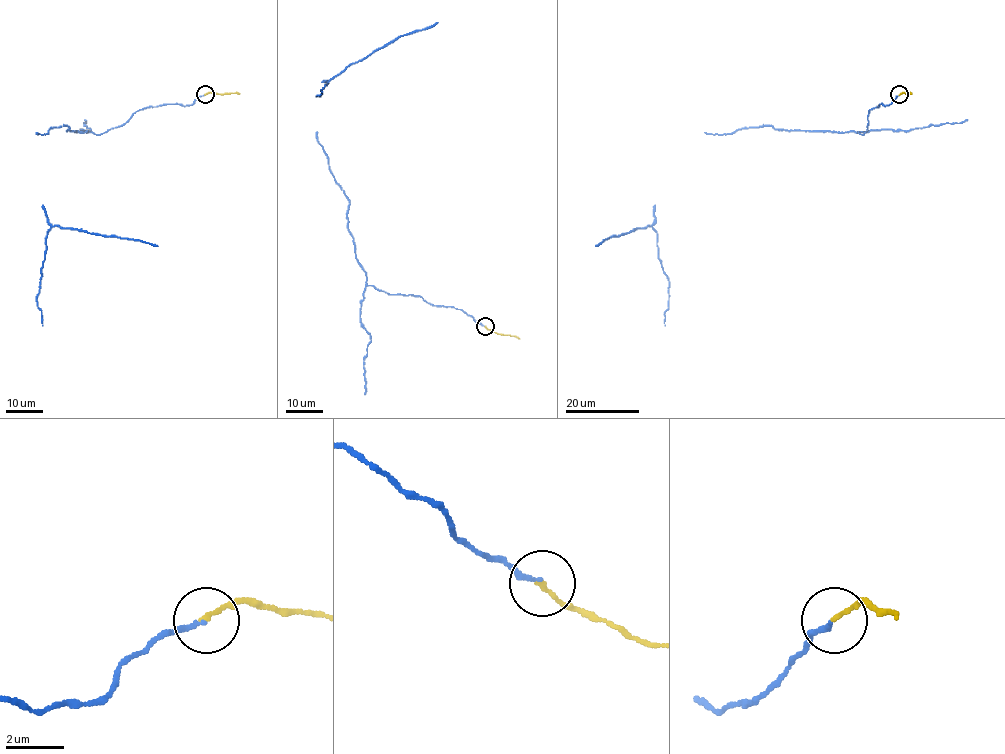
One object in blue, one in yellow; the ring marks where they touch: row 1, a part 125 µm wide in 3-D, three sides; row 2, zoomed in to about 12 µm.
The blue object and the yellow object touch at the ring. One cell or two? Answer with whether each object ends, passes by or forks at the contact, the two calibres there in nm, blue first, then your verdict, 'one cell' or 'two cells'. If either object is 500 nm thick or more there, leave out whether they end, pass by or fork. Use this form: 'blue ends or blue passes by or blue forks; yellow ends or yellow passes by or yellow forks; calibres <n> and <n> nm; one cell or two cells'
blue ends; yellow ends; calibres 160 and 140 nm; one cell

